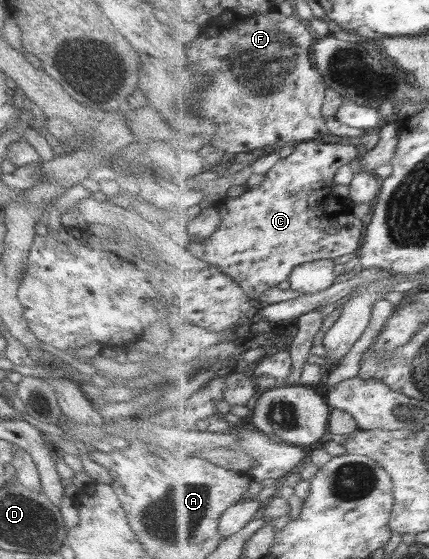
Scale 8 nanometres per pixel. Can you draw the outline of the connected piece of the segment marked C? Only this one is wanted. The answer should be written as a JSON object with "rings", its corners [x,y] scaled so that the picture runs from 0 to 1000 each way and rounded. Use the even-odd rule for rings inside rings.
{"rings":[[[704,252],[702,258],[695,258],[683,272],[664,283],[653,283],[636,299],[632,299],[618,311],[618,318],[608,329],[599,335],[580,336],[573,343],[550,354],[527,354],[513,361],[513,385],[517,390],[517,403],[506,415],[499,415],[483,429],[473,433],[459,431],[431,431],[431,436],[420,429],[420,444],[431,440],[429,453],[443,453],[494,476],[508,476],[524,490],[531,490],[541,496],[552,506],[566,513],[566,519],[578,526],[580,531],[604,538],[606,530],[611,530],[611,522],[620,522],[629,515],[641,515],[646,508],[655,508],[655,504],[664,504],[664,501],[674,503],[676,490],[683,487],[683,481],[709,469],[725,469],[732,465],[748,463],[776,463],[786,462],[786,458],[804,458],[804,454],[834,454],[841,433],[846,429],[846,397],[841,392],[825,383],[821,377],[818,367],[814,367],[807,358],[795,356],[795,352],[781,347],[781,333],[788,333],[781,327],[781,309],[797,297],[811,295],[818,286],[828,286],[828,283],[839,283],[839,279],[855,270],[851,263],[832,263],[818,258],[795,258],[783,254],[776,258],[774,254],[746,254],[746,252]]]}

